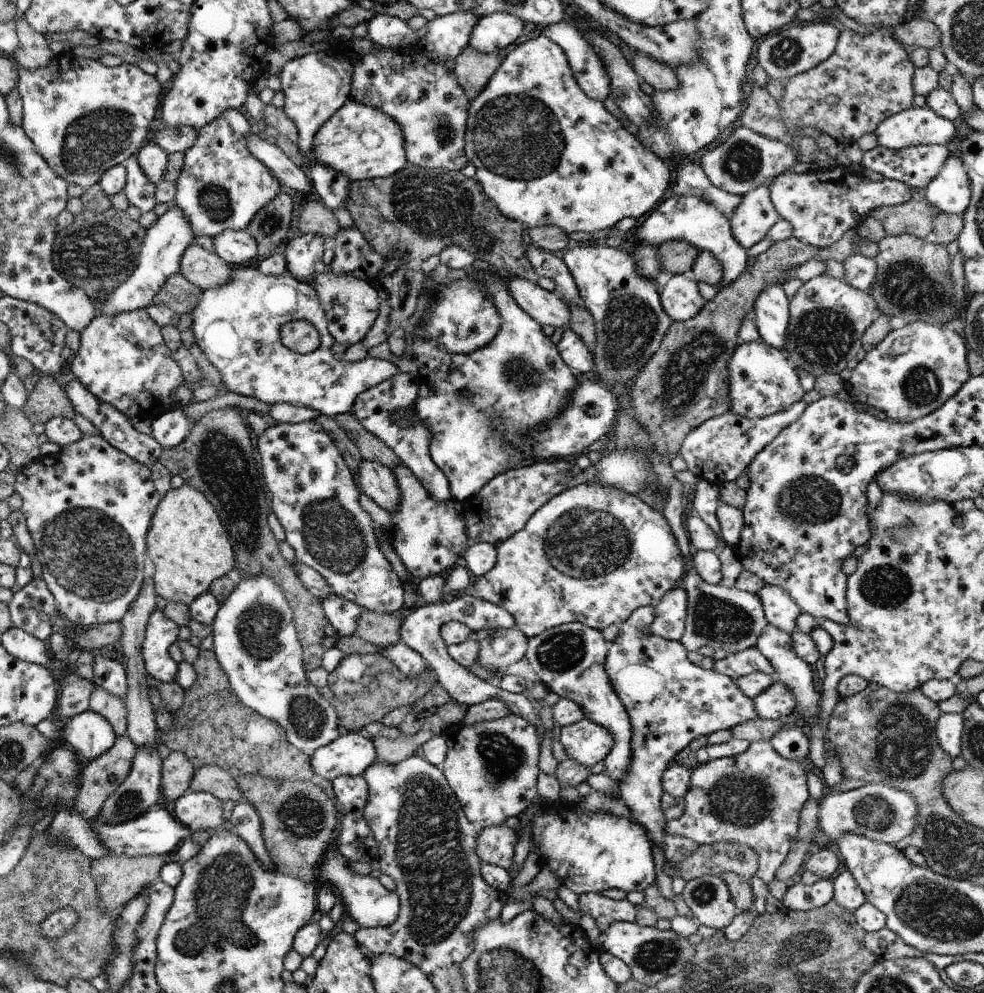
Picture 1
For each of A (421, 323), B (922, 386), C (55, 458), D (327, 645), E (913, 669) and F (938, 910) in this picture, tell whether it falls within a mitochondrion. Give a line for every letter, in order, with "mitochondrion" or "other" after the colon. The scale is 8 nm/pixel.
A: other
B: mitochondrion
C: other
D: other
E: other
F: mitochondrion

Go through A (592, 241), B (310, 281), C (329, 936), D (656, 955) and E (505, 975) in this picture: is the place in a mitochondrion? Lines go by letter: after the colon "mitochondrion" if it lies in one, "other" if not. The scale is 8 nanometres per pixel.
A: other
B: other
C: other
D: mitochondrion
E: mitochondrion

